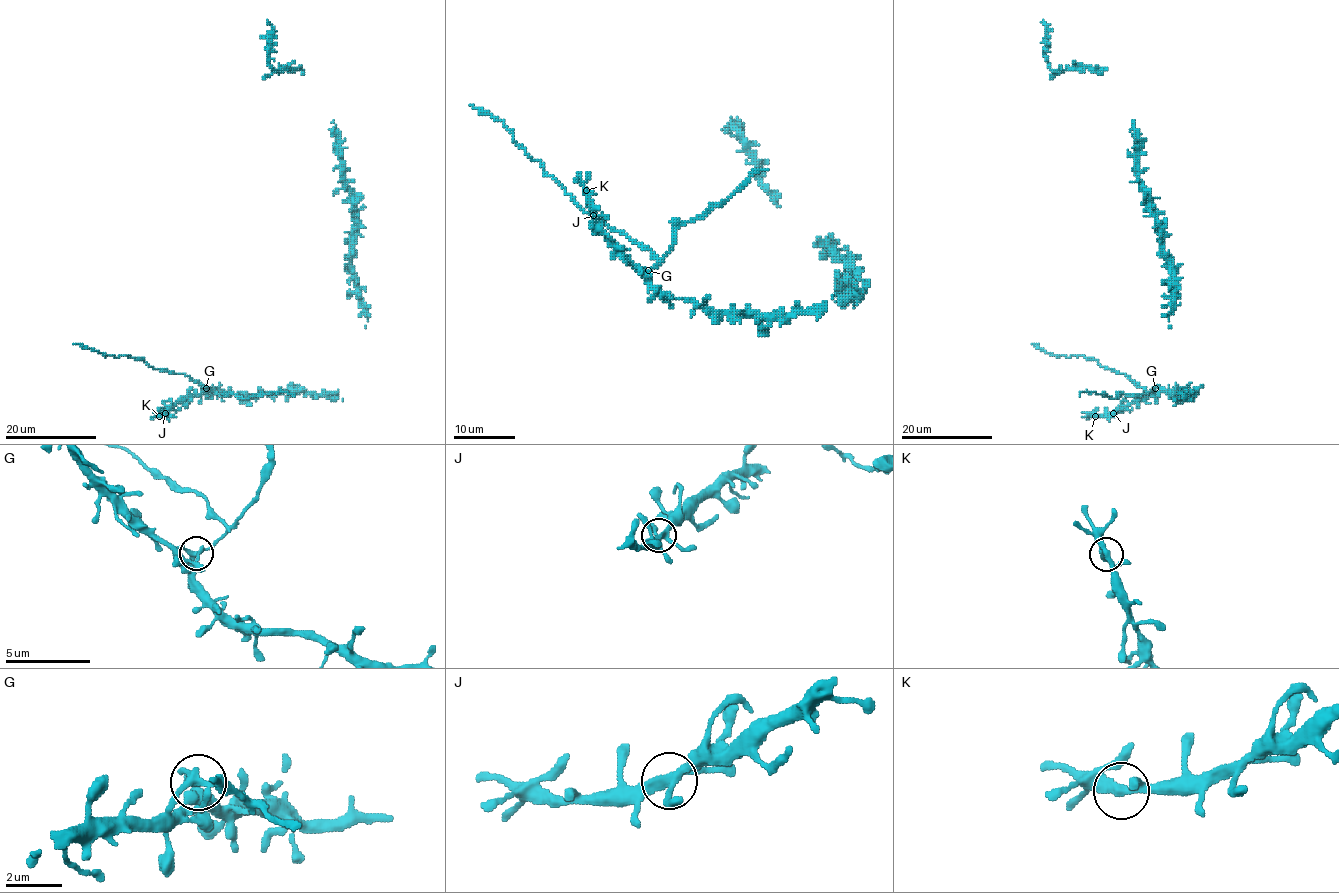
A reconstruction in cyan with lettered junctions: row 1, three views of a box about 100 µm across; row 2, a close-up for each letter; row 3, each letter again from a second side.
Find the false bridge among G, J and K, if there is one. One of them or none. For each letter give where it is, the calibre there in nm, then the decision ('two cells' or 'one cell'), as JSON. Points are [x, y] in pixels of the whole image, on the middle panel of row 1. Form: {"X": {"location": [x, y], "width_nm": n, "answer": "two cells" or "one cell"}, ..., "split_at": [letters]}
{"G": {"location": [648, 270], "width_nm": 240, "answer": "two cells"}, "J": {"location": [593, 215], "width_nm": 280, "answer": "one cell"}, "K": {"location": [586, 190], "width_nm": 280, "answer": "one cell"}, "split_at": ["G"]}

